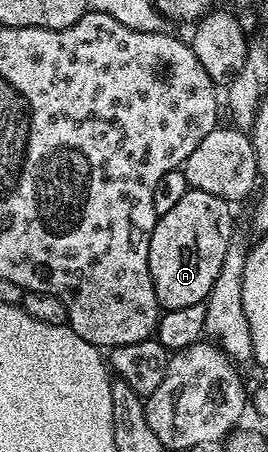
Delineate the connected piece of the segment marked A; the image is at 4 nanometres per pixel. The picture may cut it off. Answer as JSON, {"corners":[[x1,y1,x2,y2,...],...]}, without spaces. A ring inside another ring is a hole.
{"corners":[[187,188,184,199,179,199,172,211,159,216,148,247,148,267,156,299,163,310,205,302,212,283,216,283,216,275,220,275,220,263,224,263,230,236,236,231,230,209,229,201,208,195,208,191]]}

